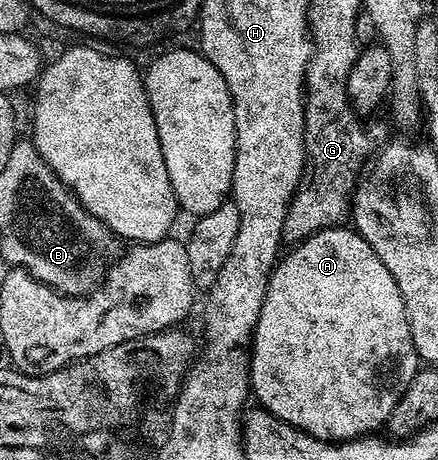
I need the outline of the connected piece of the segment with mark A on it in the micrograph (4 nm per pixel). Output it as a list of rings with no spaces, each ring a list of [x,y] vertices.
[[[335,227],[333,229],[321,229],[319,233],[312,233],[304,241],[299,241],[293,246],[294,249],[290,254],[283,256],[281,260],[275,264],[274,272],[270,275],[268,283],[268,291],[264,295],[264,307],[260,311],[260,319],[254,325],[254,335],[252,338],[252,348],[250,350],[250,388],[252,397],[261,408],[268,410],[272,415],[276,415],[280,419],[284,419],[289,425],[296,426],[297,429],[304,430],[308,435],[312,435],[321,441],[351,441],[353,437],[364,437],[373,434],[375,431],[381,430],[386,424],[386,420],[392,415],[392,411],[396,407],[396,403],[404,395],[404,391],[408,391],[408,387],[412,383],[412,379],[418,374],[420,362],[418,352],[412,343],[412,331],[408,327],[408,315],[404,311],[404,299],[400,295],[400,287],[396,287],[396,279],[392,279],[392,275],[388,271],[388,267],[384,267],[384,263],[380,263],[380,259],[376,255],[376,251],[372,251],[372,247],[361,237],[358,232],[350,227]]]

